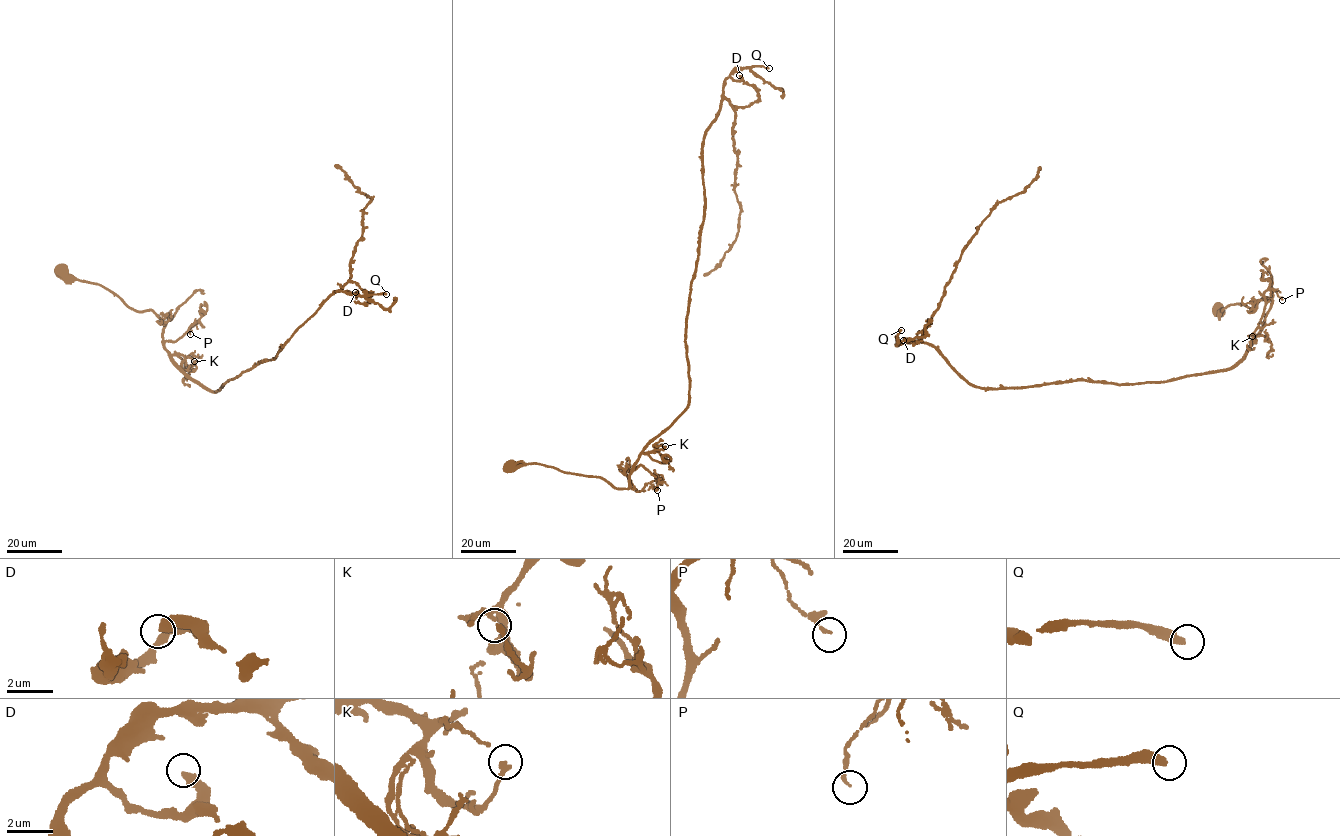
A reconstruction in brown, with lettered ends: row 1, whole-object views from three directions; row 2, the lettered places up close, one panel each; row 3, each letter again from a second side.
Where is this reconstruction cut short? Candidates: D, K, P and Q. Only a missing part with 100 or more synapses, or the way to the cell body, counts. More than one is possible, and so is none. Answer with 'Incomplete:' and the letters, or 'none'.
Incomplete: Q

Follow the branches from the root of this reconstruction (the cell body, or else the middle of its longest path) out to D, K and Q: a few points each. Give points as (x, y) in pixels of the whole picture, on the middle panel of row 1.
D: (509, 464), (627, 488), (638, 456), (686, 409), (702, 142), (724, 81), (739, 75)
K: (509, 464), (544, 465), (571, 473), (602, 477), (615, 487), (626, 488), (638, 457), (665, 446)
Q: (509, 464), (627, 488), (638, 456), (686, 409), (704, 135), (728, 76), (769, 68)

